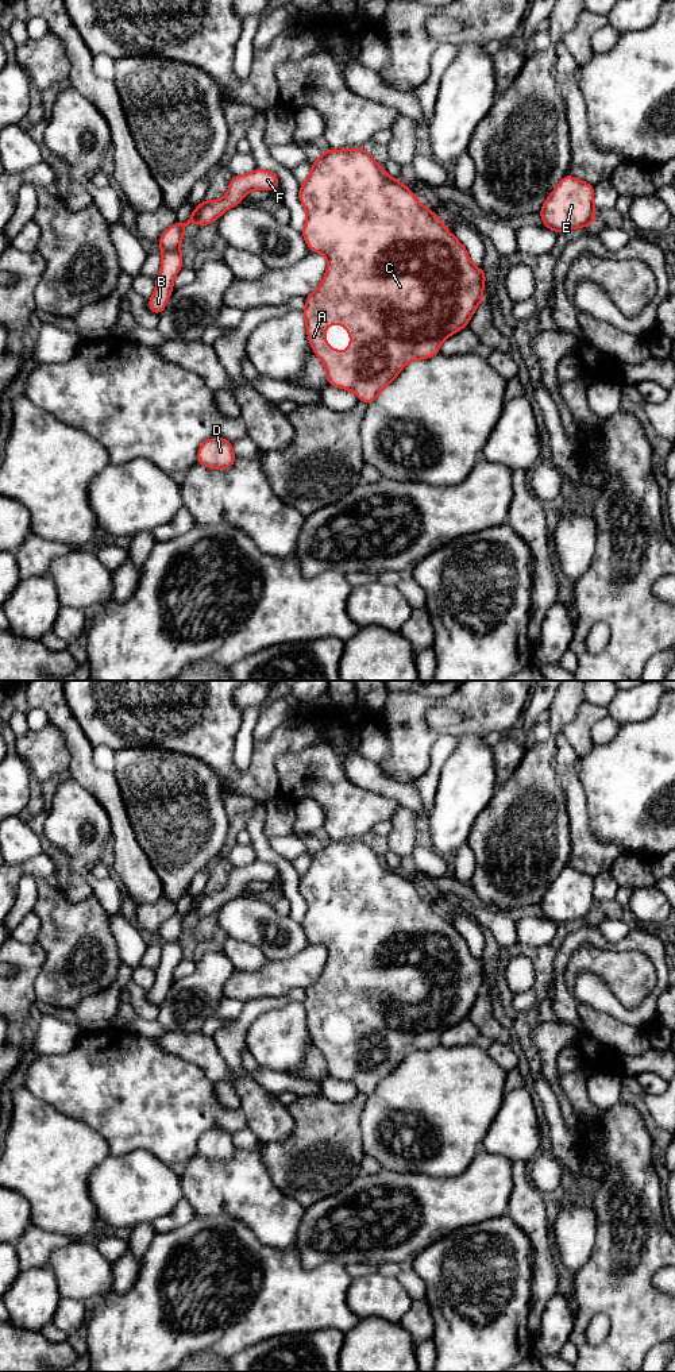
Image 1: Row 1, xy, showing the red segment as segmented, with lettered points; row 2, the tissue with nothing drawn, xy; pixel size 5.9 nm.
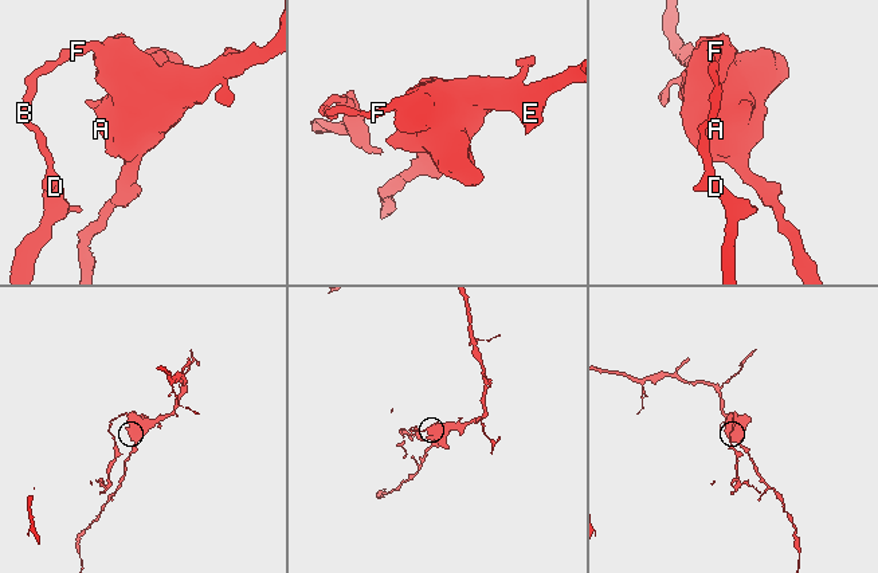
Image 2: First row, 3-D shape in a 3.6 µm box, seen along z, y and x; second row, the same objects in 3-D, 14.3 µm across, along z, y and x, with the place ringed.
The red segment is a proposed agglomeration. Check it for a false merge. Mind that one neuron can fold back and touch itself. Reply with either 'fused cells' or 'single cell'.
fused cells

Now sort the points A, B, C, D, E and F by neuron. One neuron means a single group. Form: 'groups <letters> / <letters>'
groups A C E F / B D

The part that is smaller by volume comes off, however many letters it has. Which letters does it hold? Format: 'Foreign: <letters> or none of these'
Foreign: B, D

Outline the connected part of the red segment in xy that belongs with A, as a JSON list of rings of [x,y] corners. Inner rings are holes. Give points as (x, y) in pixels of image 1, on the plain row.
[[[363,839],[324,841],[319,851],[312,852],[298,890],[306,902],[301,926],[310,943],[321,944],[328,951],[320,978],[305,988],[302,1003],[308,1032],[324,1056],[327,1075],[352,1082],[359,1092],[369,1097],[406,1055],[439,1045],[444,1030],[467,1018],[483,993],[485,961],[471,955],[467,941],[444,920],[441,909],[420,895],[416,886],[397,870],[387,867]],[[332,1014],[342,1015],[350,1024],[351,1034],[346,1044],[329,1040],[325,1033],[325,1021]]]

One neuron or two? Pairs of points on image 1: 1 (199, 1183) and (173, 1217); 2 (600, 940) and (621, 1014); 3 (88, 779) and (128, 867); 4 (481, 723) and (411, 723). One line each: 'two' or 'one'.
1: two
2: one
3: one
4: one

